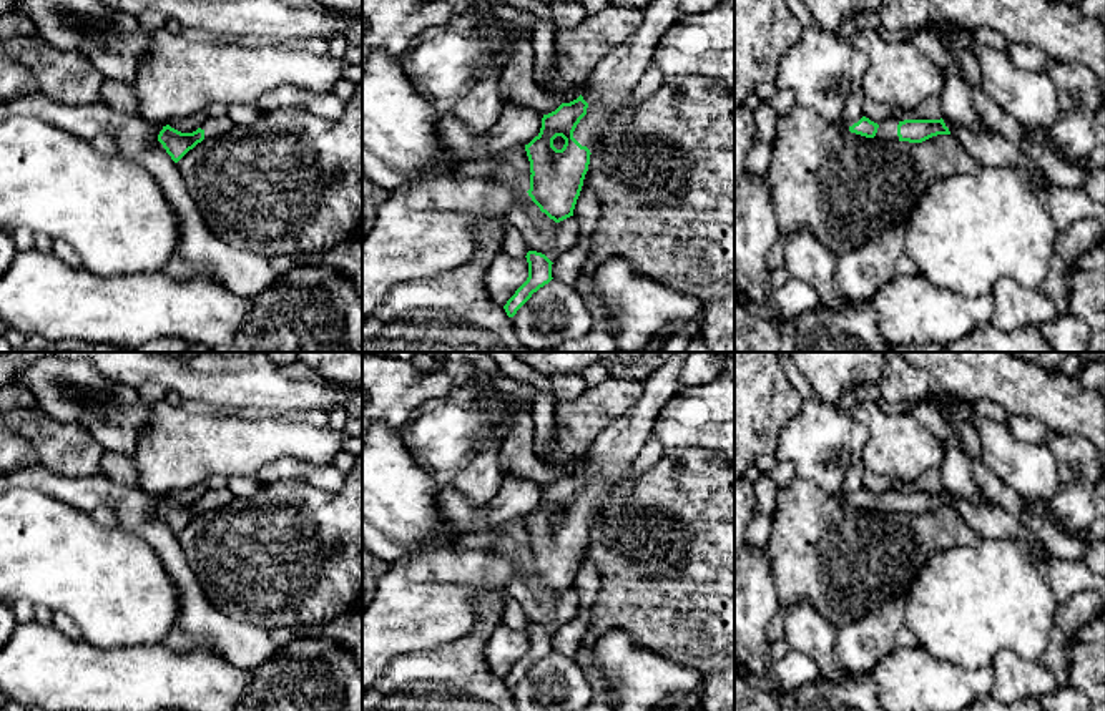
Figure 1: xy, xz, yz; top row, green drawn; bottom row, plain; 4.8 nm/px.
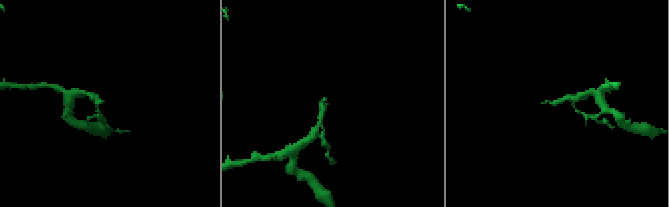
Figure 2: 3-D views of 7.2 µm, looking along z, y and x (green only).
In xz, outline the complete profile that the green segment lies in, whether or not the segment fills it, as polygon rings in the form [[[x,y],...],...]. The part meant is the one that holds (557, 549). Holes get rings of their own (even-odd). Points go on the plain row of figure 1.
[[[675,352],[641,384],[638,400],[592,444],[583,465],[543,487],[540,505],[525,517],[532,573],[555,595],[573,588],[592,523],[610,508],[640,455],[663,405],[680,392],[691,352]]]

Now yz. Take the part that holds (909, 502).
[[[862,488],[857,495],[849,498],[849,503],[866,510],[899,512],[909,515],[922,515],[937,507],[950,507],[942,490],[899,493],[894,488],[879,495]]]

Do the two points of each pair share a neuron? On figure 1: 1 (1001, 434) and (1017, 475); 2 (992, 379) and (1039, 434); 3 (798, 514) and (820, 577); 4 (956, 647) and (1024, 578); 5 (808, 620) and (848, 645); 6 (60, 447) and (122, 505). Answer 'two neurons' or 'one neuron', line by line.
1: one neuron
2: two neurons
3: one neuron
4: one neuron
5: two neurons
6: two neurons

